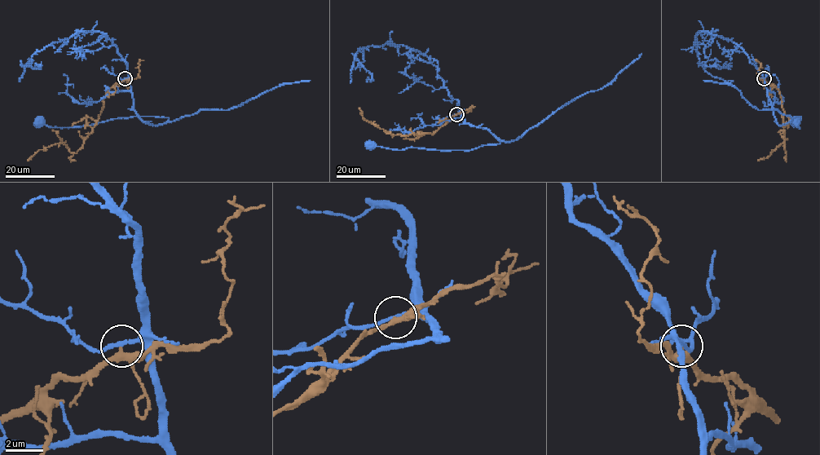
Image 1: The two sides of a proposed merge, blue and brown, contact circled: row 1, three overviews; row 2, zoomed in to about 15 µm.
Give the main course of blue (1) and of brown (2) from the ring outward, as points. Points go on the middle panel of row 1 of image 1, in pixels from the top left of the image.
1: (456, 114), (461, 116), (465, 122), (487, 128), (500, 143), (461, 150), (416, 147), (392, 149), (371, 143)
2: (456, 114), (433, 134), (394, 135), (367, 121), (359, 108)

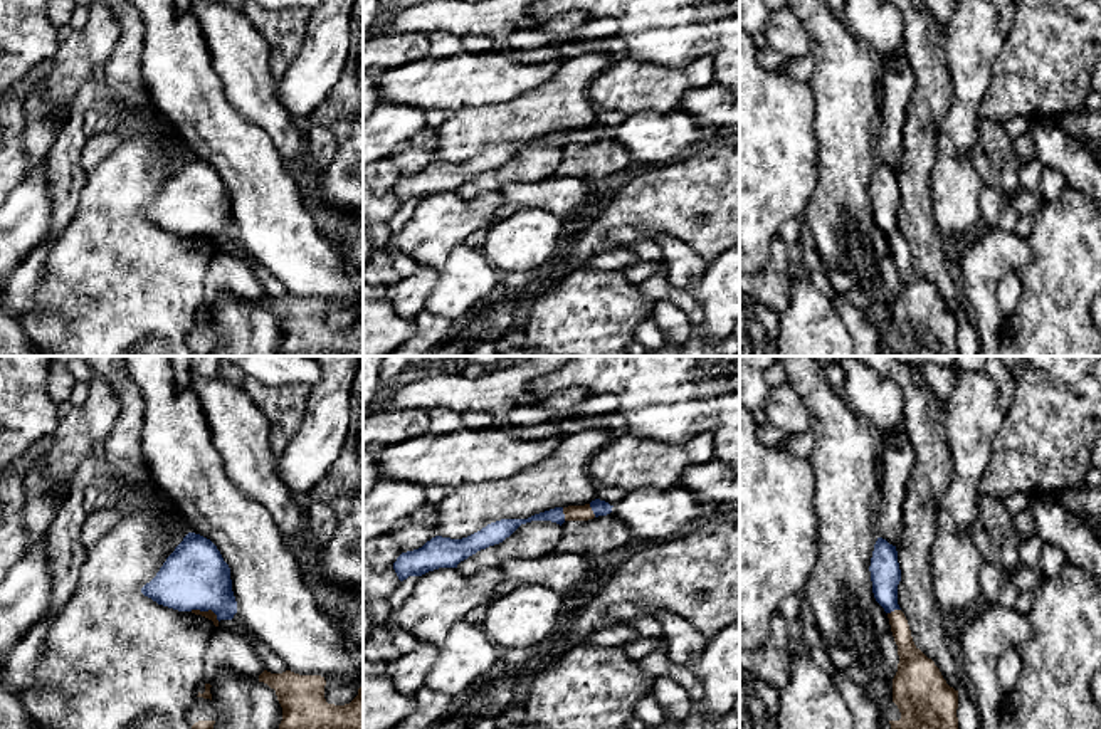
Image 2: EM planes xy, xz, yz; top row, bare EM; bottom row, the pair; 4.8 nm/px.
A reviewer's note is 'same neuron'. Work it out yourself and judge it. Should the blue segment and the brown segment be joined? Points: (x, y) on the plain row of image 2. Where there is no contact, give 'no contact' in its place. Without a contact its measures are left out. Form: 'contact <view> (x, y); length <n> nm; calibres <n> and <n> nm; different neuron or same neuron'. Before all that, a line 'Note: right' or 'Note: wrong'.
Note: wrong
contact xy (205, 234); length 150 nm; calibres 320 and 50 nm; different neuron

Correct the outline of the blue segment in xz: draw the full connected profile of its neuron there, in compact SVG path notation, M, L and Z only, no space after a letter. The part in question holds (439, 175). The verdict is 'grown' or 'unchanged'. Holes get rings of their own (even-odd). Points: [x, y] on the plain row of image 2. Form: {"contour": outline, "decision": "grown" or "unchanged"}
{"contour": "M555 131L528 143L501 143L462 163L435 160L422 171L402 176L393 186L393 193L398 203L403 205L408 200L422 200L439 191L457 191L461 185L481 173L503 166L521 148L531 144L551 144L561 149L565 146L563 131Z", "decision": "unchanged"}

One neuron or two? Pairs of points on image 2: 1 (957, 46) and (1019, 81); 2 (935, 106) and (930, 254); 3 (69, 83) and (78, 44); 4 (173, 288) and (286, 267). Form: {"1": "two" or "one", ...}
{"1": "two", "2": "one", "3": "one", "4": "two"}

